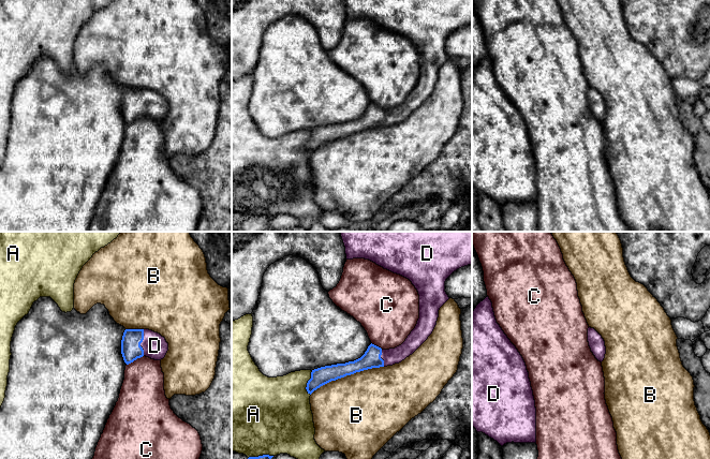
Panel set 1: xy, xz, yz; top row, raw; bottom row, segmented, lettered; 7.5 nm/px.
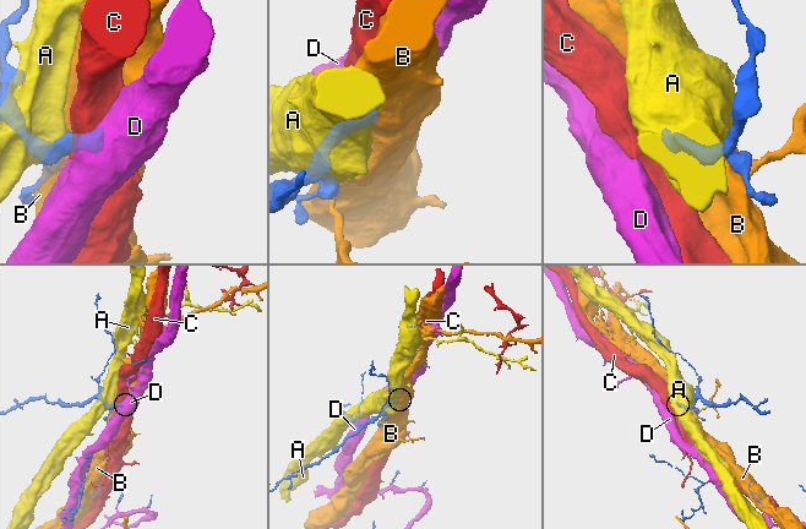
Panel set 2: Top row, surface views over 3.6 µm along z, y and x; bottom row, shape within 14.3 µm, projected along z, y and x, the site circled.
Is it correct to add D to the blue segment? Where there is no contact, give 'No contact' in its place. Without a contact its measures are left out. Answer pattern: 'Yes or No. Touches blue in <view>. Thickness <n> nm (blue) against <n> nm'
Yes. Touches blue in xy. Thickness 160 nm (blue) against 180 nm

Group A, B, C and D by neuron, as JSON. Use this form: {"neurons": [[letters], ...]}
{"neurons": [["A"], ["B"], ["C"], ["D"]]}

